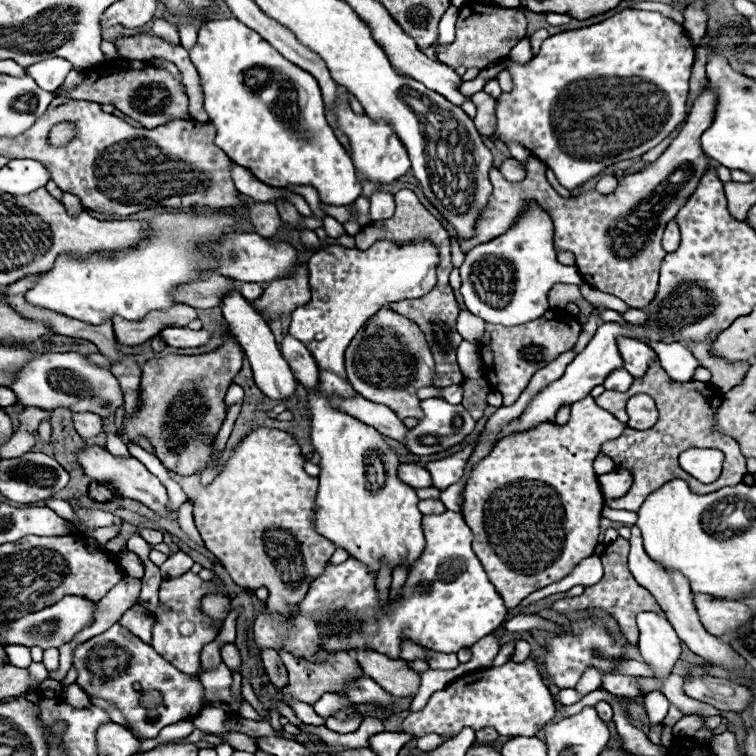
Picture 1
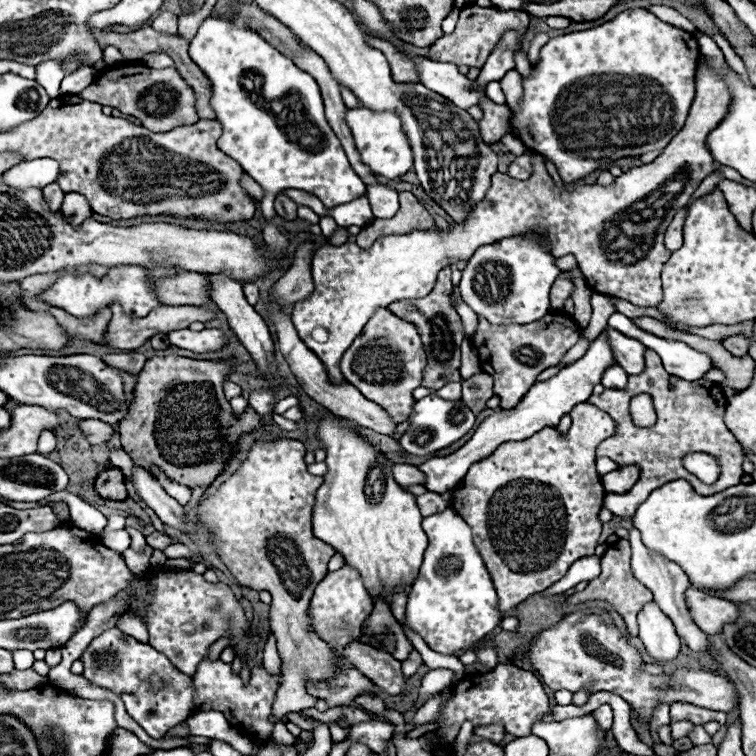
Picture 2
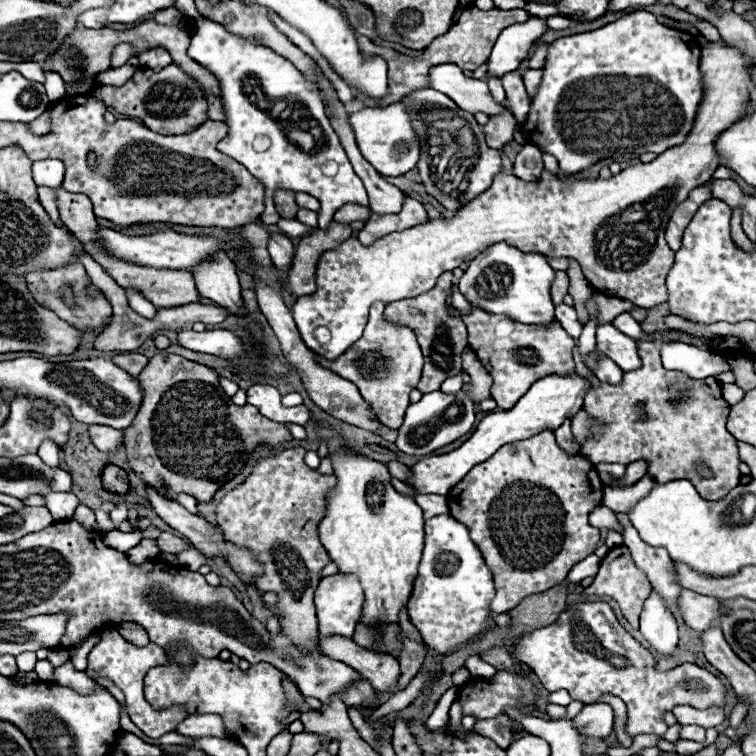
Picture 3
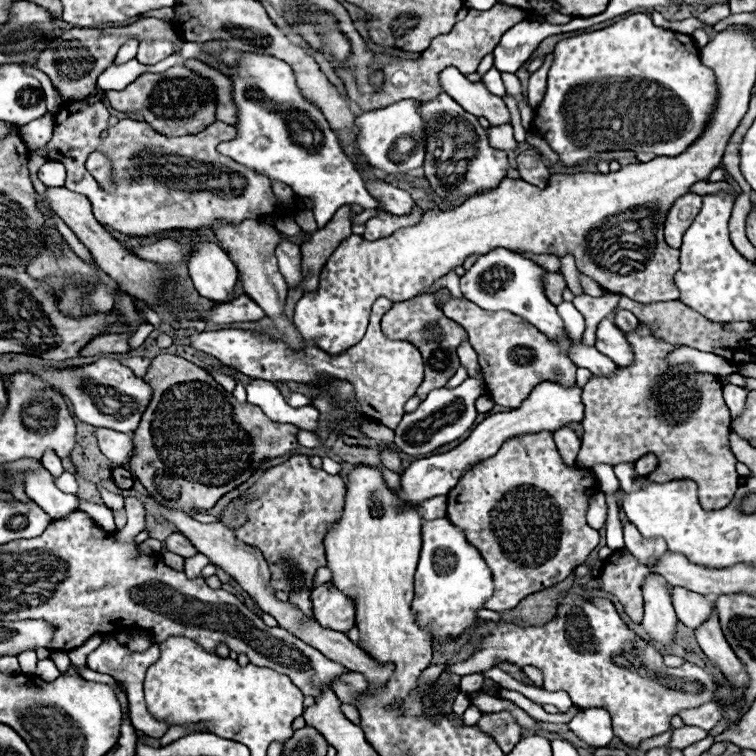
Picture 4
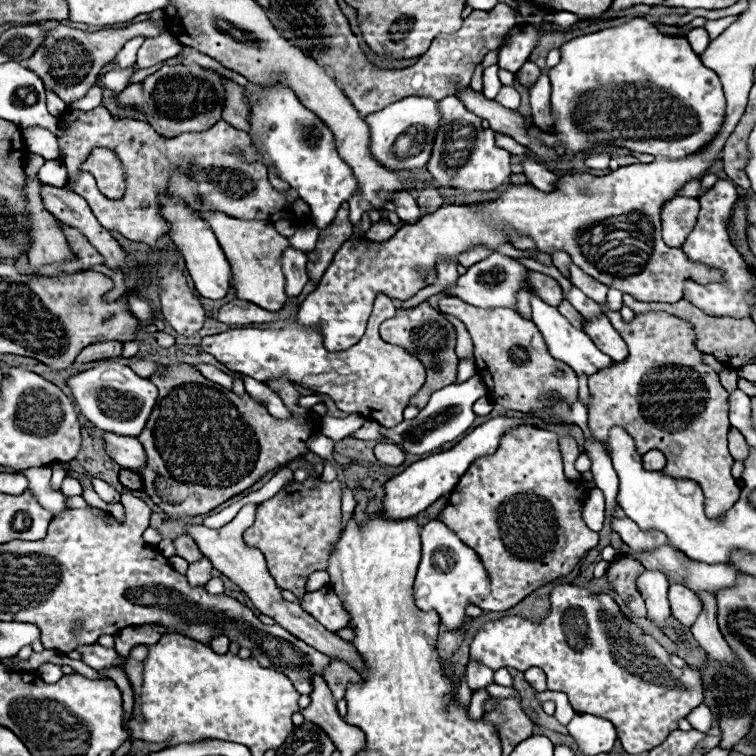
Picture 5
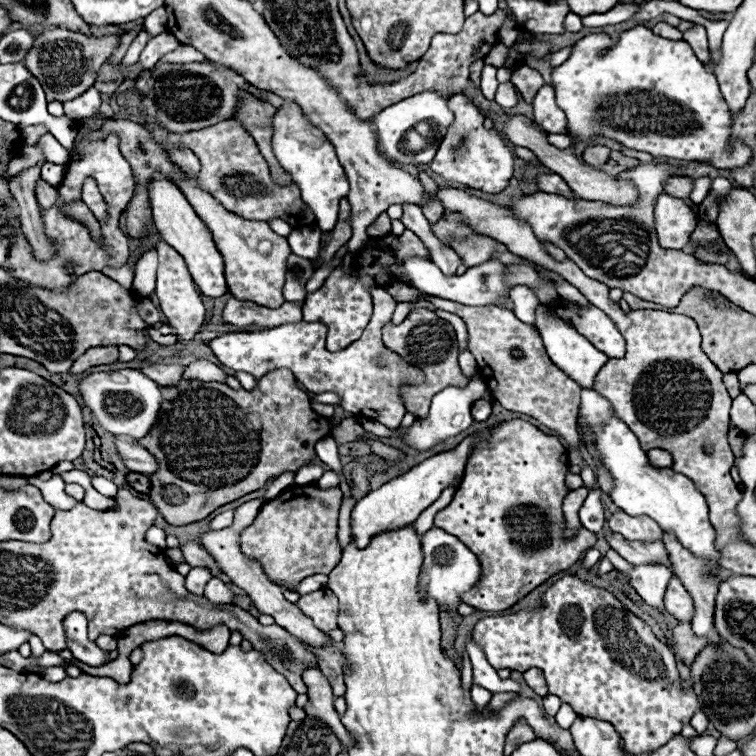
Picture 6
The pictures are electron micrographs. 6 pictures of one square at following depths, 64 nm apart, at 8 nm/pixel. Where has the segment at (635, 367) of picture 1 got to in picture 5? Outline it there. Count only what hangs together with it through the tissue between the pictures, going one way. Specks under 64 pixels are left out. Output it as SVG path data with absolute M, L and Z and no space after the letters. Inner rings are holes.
M600 316L600 318L594 318L594 320L586 320L584 322L584 332L614 362L624 362L628 358L628 346L626 346L626 342L614 330L614 326L610 324L610 320L606 316Z

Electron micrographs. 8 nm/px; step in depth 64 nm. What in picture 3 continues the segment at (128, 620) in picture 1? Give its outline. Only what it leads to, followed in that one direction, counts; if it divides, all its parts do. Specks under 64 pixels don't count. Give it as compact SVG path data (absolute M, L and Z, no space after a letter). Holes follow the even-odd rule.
M124 622L117 626L117 630L128 642L135 646L146 646L150 643L146 630L137 623Z

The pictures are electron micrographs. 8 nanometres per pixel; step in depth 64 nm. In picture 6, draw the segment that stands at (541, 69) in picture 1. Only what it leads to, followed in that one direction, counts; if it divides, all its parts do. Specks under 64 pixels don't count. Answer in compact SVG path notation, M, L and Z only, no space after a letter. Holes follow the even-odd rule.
M644 24L620 32L618 38L612 38L606 32L580 38L574 42L570 58L552 70L552 84L556 104L566 114L566 134L576 142L590 142L604 136L626 148L648 152L654 158L706 162L726 170L744 166L752 158L752 150L740 142L734 142L732 150L728 150L732 118L726 100L720 94L716 76L704 68L688 42L656 36Z

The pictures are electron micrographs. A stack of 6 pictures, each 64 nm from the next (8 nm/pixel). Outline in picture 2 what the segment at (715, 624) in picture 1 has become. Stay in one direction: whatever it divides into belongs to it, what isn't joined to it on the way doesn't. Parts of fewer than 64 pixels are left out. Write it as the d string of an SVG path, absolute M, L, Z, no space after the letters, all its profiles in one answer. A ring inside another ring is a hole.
M690 588L686 592L686 602L688 608L692 610L694 622L710 636L720 634L724 624L734 624L734 620L738 620L740 616L738 604L710 596L696 588Z

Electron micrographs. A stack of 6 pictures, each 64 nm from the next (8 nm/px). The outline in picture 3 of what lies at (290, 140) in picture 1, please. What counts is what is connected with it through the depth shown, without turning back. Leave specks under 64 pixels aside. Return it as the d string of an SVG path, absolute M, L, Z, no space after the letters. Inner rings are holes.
M200 18L196 24L198 32L192 36L188 56L218 78L222 92L220 102L226 116L224 122L228 126L228 134L218 142L218 150L240 162L264 184L266 198L261 221L272 225L281 218L273 200L276 190L306 192L318 198L322 206L318 212L320 230L326 230L334 212L348 202L369 207L364 184L354 174L340 140L324 114L318 86L272 48L232 34L212 20ZM298 132L308 132L316 140L316 150L304 150L296 142Z

